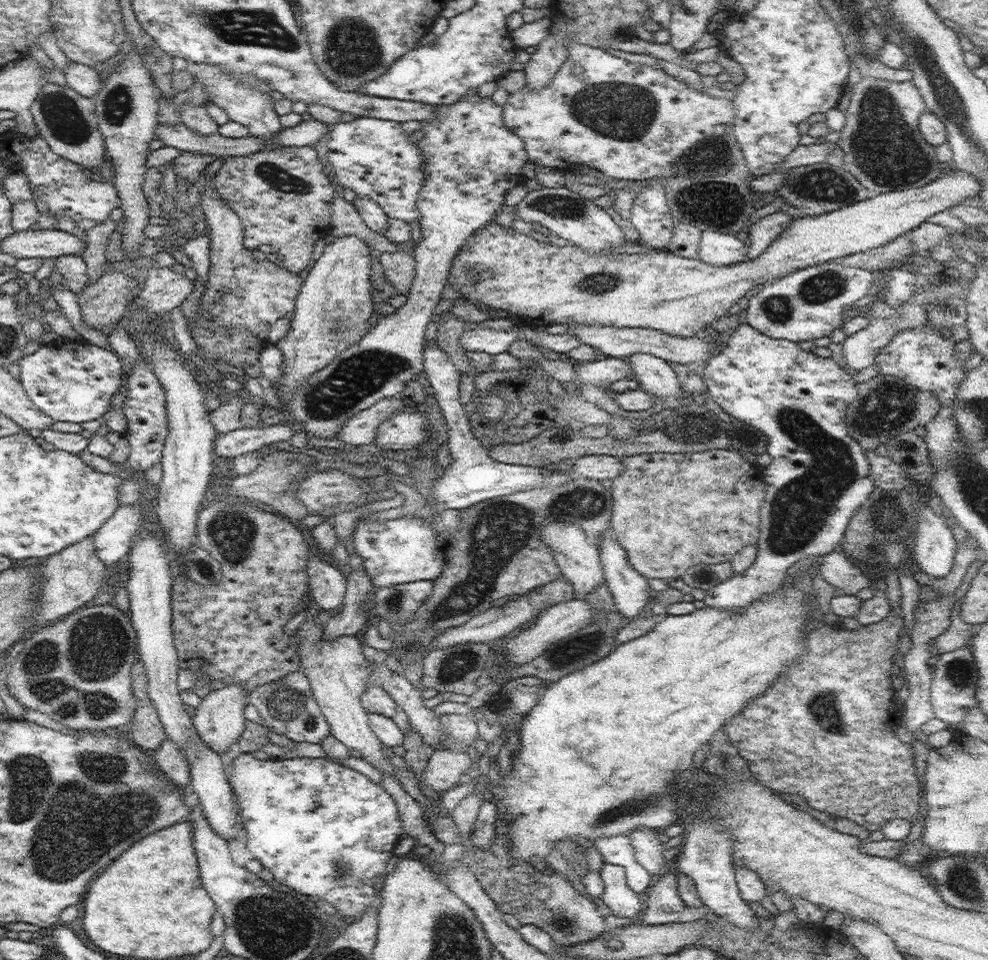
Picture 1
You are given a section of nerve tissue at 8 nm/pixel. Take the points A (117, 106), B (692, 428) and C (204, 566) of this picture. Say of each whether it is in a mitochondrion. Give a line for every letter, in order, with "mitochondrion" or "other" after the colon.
A: mitochondrion
B: mitochondrion
C: mitochondrion

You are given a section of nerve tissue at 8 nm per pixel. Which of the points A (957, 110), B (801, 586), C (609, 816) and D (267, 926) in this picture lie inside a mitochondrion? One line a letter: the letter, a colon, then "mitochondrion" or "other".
A: mitochondrion
B: other
C: mitochondrion
D: mitochondrion

